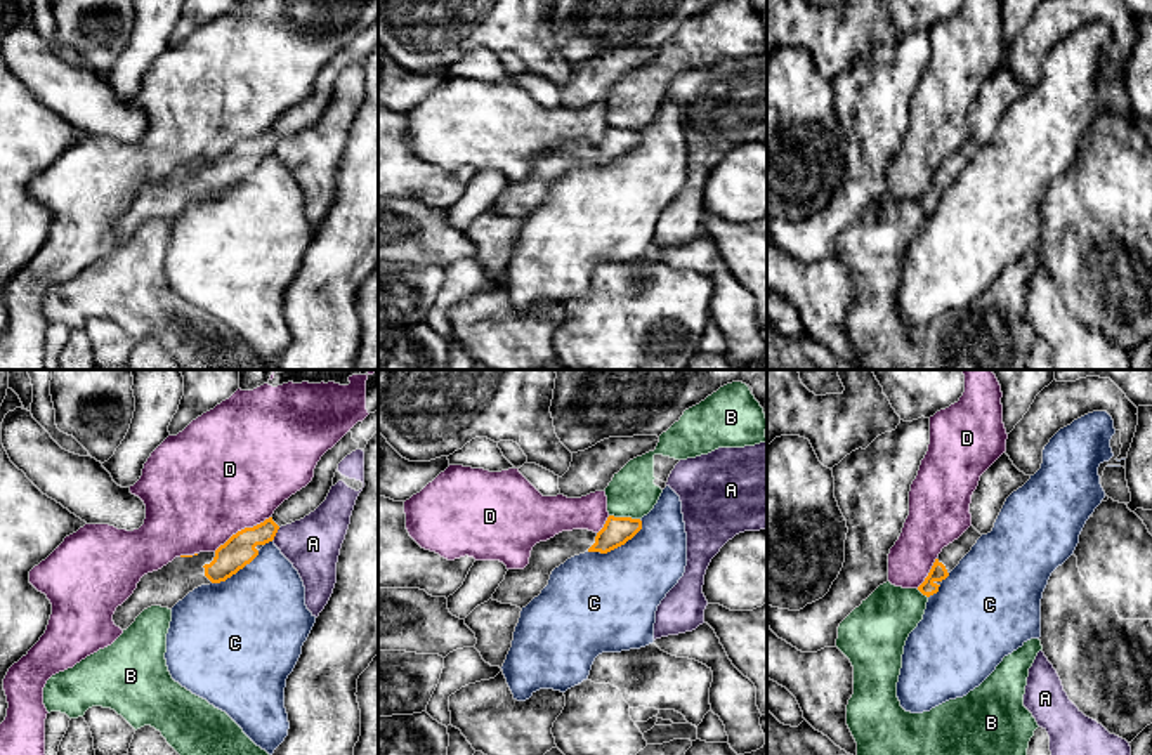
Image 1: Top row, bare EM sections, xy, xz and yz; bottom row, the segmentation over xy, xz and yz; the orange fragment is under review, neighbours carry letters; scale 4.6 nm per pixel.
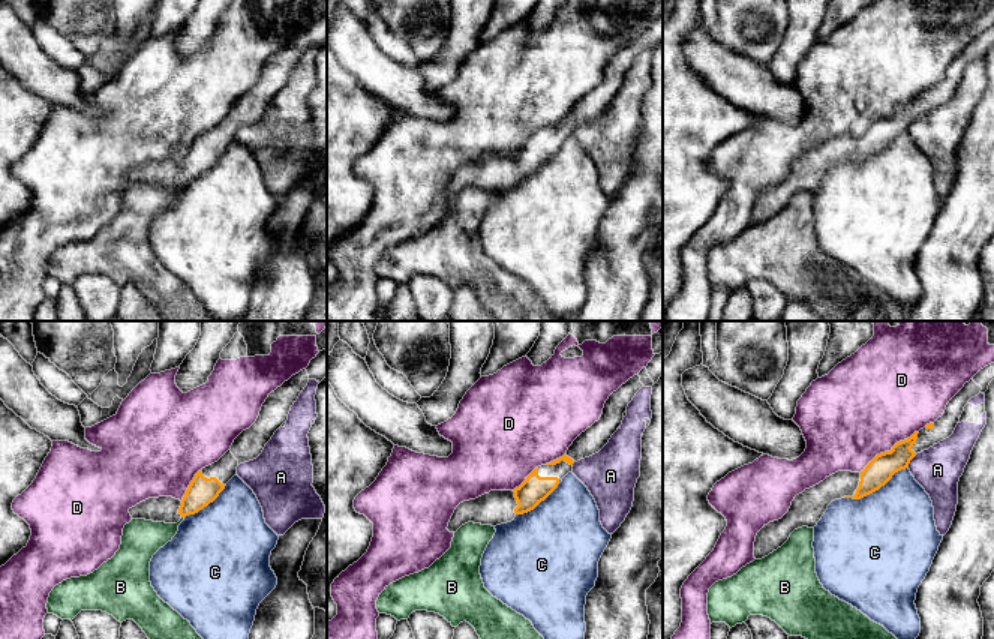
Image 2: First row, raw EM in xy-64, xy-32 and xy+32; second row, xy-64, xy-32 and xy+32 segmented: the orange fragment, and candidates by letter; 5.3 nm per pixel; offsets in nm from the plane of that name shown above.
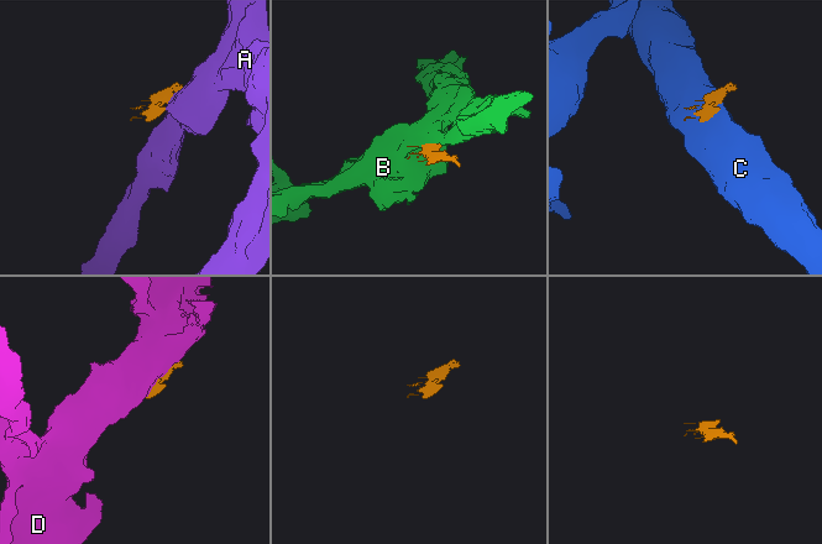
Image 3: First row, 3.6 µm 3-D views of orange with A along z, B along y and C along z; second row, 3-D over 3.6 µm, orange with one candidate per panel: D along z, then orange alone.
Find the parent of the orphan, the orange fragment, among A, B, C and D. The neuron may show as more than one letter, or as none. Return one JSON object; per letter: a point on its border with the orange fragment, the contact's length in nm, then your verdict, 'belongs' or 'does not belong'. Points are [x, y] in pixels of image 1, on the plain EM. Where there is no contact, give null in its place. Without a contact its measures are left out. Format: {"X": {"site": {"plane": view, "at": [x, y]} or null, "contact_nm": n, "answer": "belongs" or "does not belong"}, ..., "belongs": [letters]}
{"A": {"site": {"plane": "xy", "at": [274, 146]}, "contact_nm": 80, "answer": "does not belong"}, "B": {"site": {"plane": "xz", "at": [625, 129]}, "contact_nm": 150, "answer": "does not belong"}, "C": {"site": {"plane": "xz", "at": [618, 157]}, "contact_nm": 300, "answer": "does not belong"}, "D": {"site": {"plane": "xy", "at": [242, 141]}, "contact_nm": 300, "answer": "does not belong"}, "belongs": []}

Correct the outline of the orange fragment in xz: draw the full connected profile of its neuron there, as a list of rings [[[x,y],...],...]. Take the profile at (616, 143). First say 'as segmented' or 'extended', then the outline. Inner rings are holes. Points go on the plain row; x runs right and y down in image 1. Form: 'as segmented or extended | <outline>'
extended | [[[609,127],[599,144],[573,141],[540,153],[531,161],[529,175],[524,181],[508,181],[491,210],[522,220],[541,205],[552,182],[567,170],[585,163],[607,165],[625,156],[640,141],[640,130]]]

